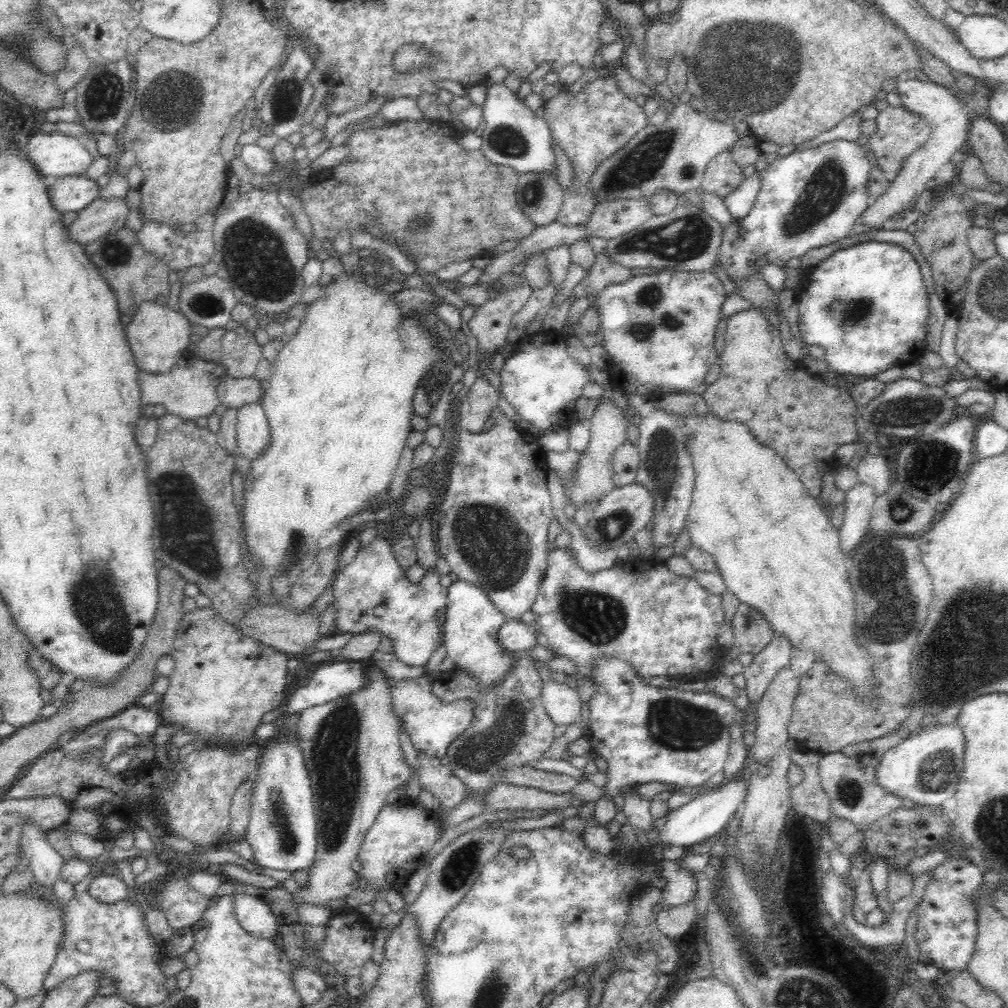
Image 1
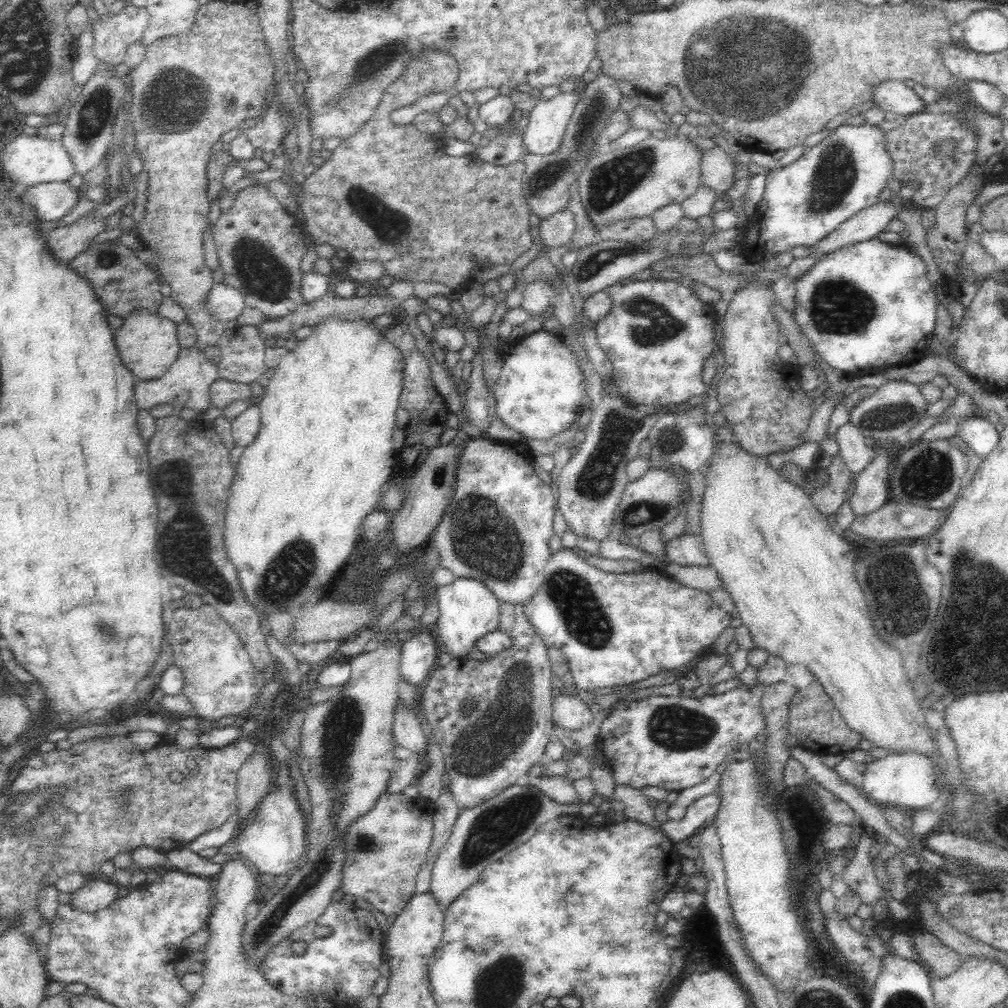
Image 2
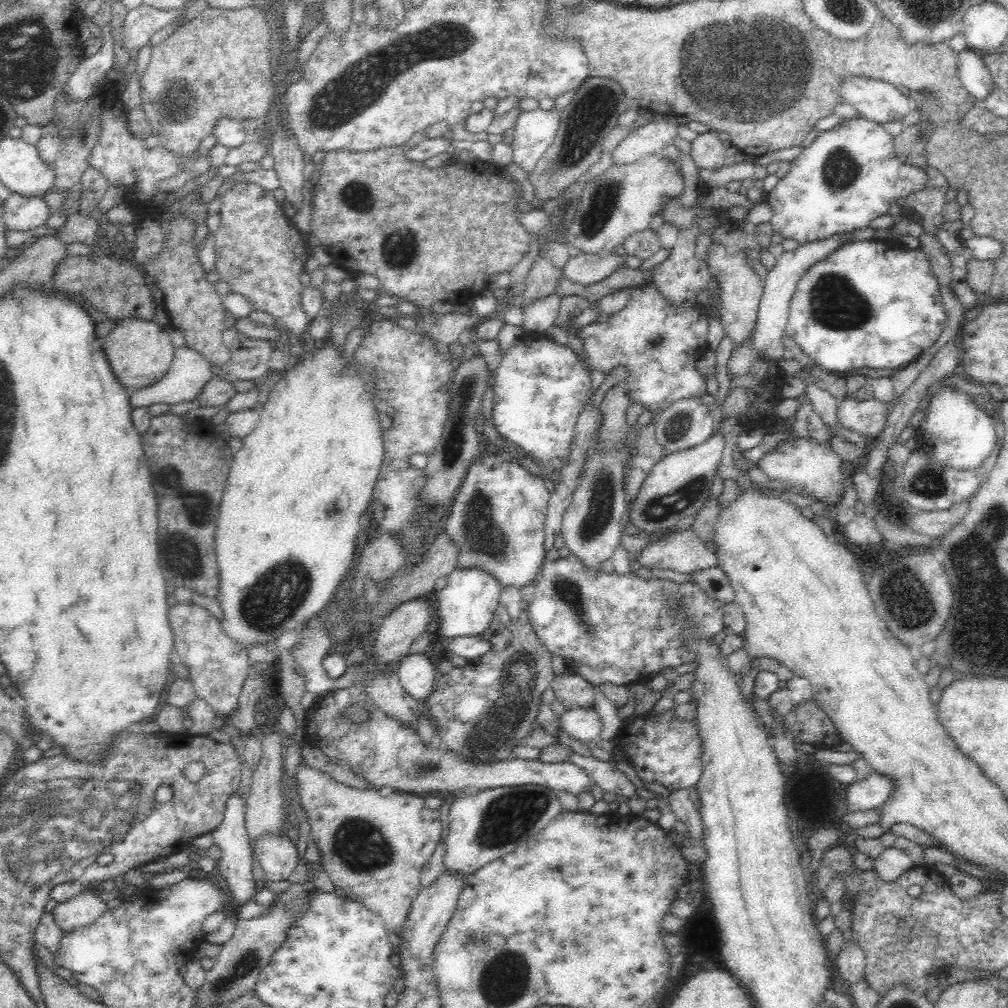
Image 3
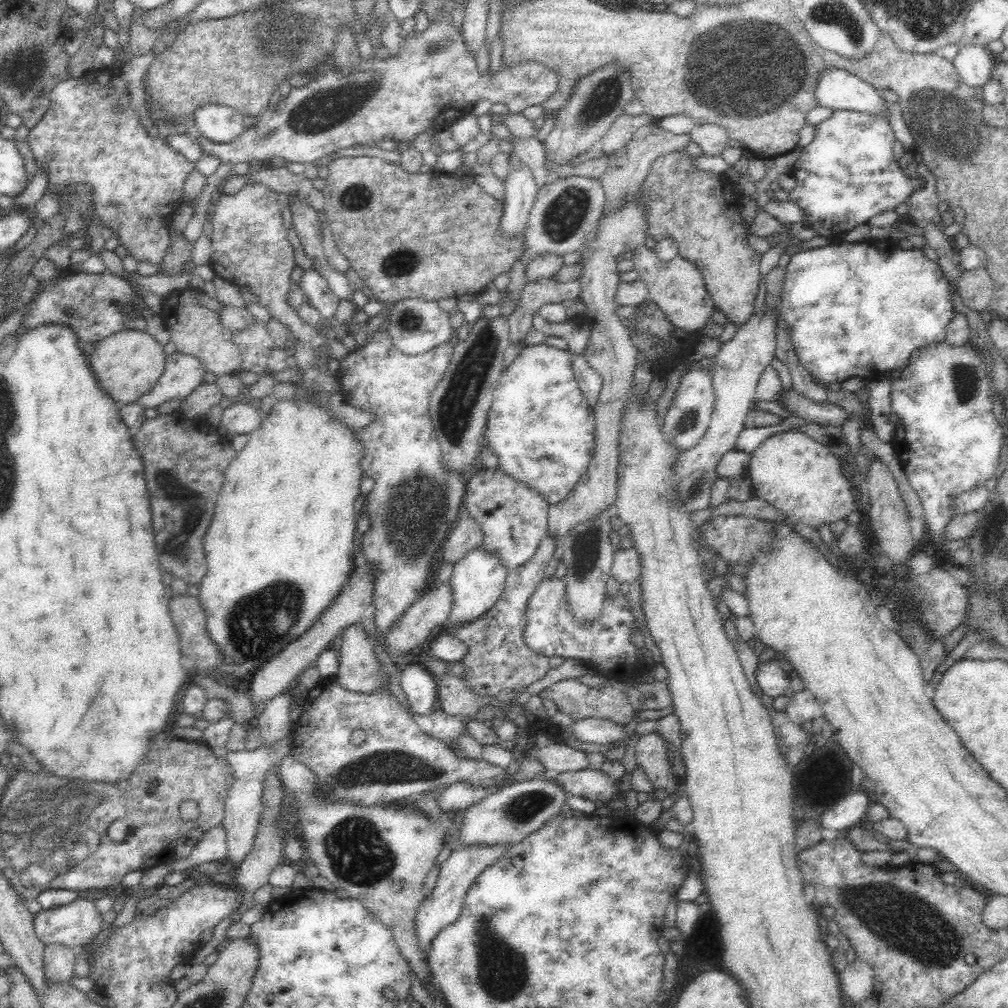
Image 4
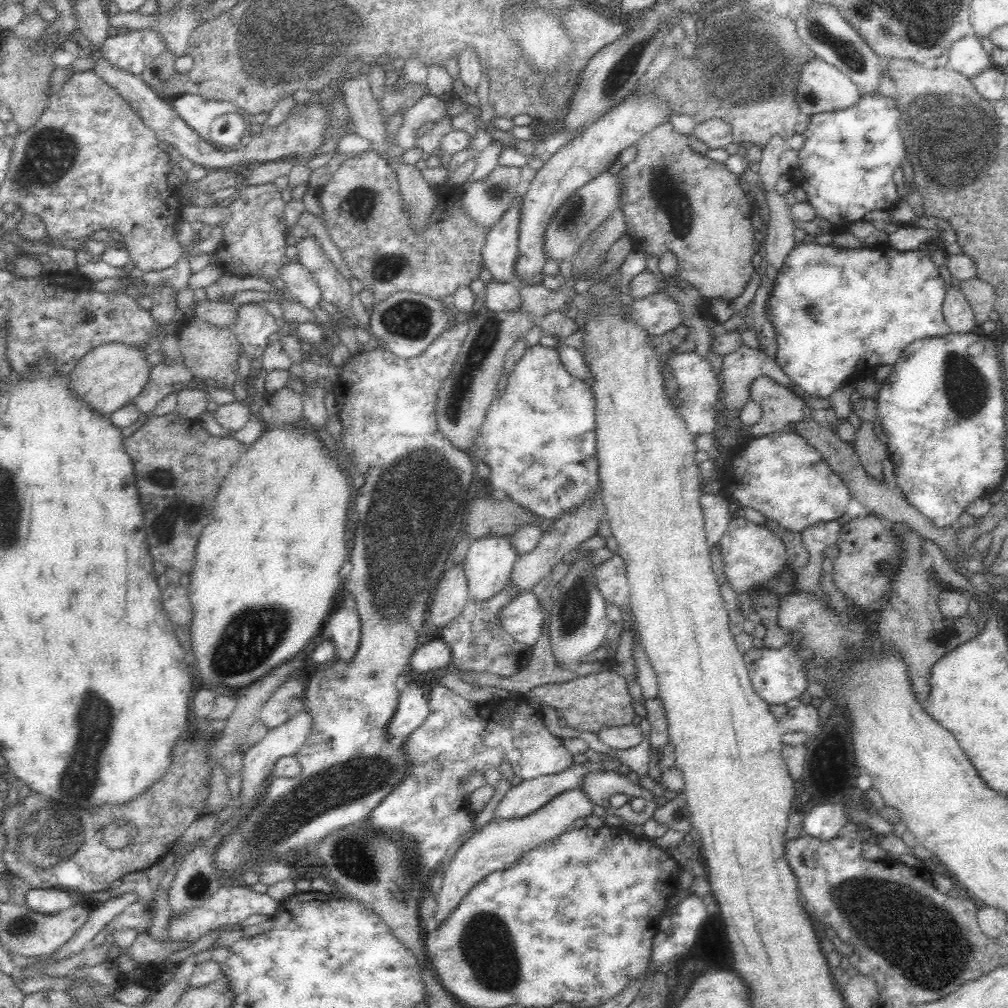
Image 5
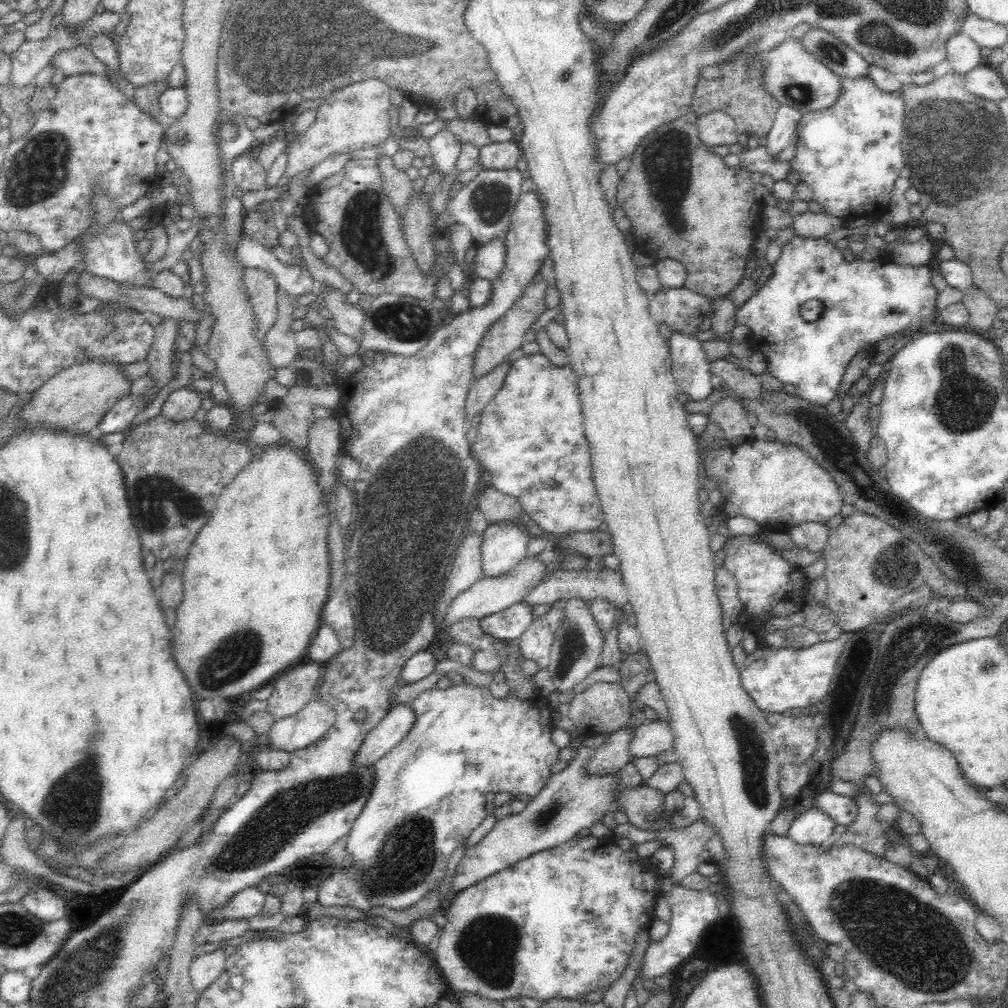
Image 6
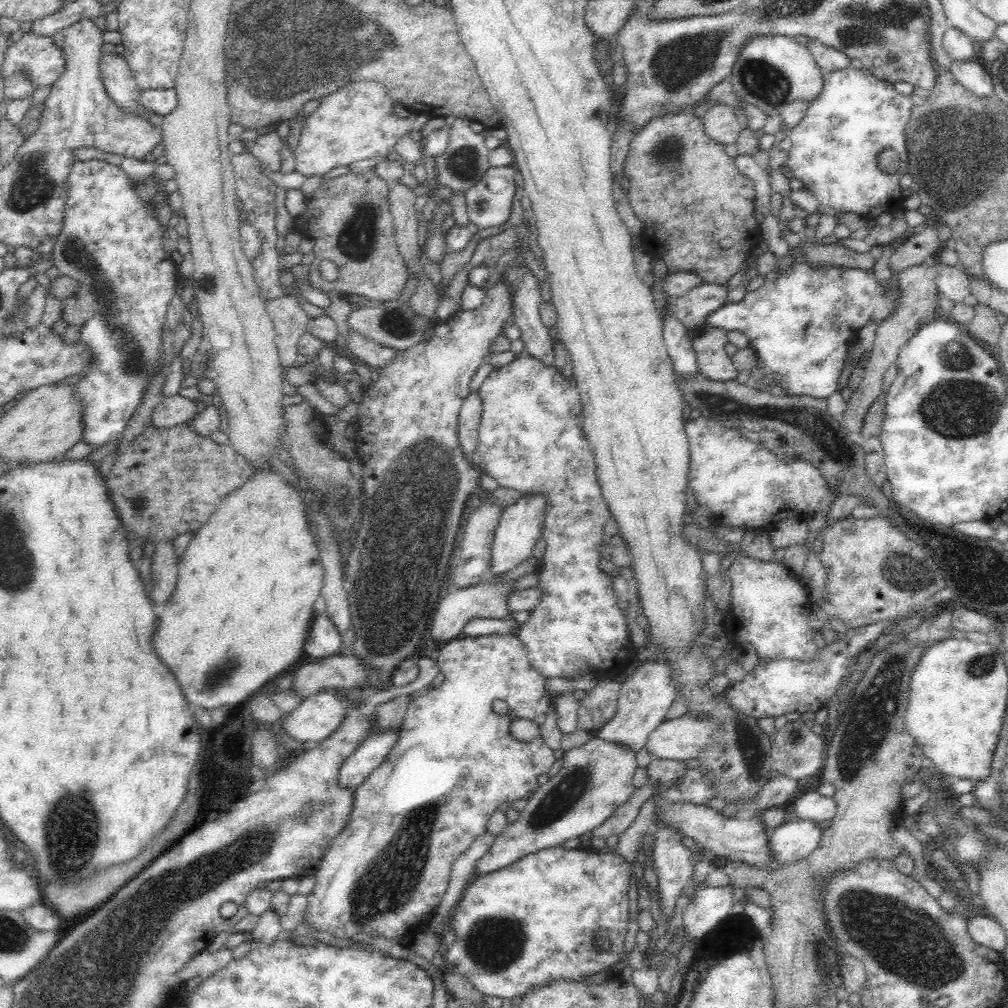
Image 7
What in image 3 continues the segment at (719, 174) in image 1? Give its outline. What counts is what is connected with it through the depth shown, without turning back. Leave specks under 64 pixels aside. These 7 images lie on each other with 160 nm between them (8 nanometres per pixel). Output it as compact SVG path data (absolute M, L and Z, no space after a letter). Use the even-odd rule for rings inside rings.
M708 130L697 134L697 137L691 142L691 158L694 160L698 169L720 168L730 162L731 148L720 140L718 133L714 130Z

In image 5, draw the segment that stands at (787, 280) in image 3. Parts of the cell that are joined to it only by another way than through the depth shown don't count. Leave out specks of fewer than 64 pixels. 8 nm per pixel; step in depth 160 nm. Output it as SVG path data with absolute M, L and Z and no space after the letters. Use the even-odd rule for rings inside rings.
M743 344L734 352L723 356L723 365L717 378L723 386L723 404L729 414L740 414L750 398L750 382L762 375L785 387L794 385L776 361L760 348L750 348Z

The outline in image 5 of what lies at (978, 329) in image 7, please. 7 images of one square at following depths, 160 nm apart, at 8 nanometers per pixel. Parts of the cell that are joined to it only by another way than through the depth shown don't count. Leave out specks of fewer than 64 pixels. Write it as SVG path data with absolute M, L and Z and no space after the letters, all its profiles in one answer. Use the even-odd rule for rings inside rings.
M974 276L961 282L959 287L962 295L971 305L976 324L981 325L988 321L995 303L995 292L992 285Z

